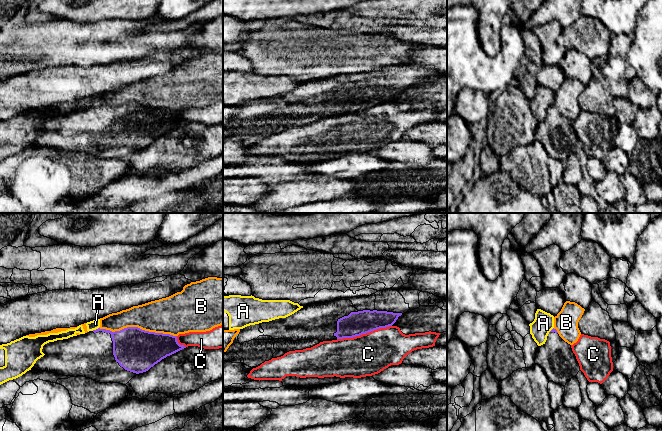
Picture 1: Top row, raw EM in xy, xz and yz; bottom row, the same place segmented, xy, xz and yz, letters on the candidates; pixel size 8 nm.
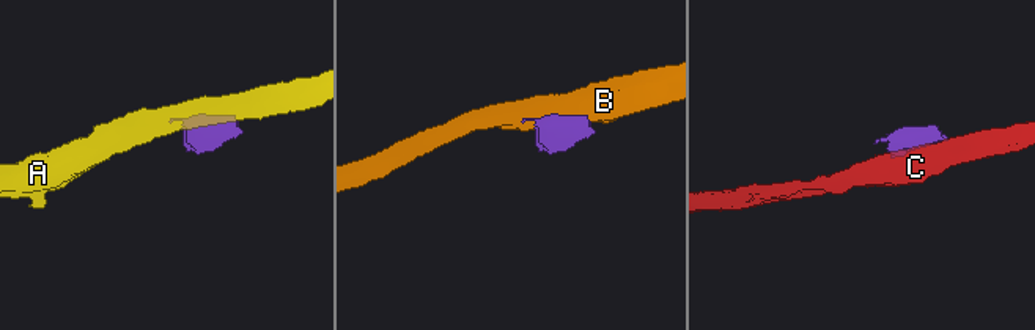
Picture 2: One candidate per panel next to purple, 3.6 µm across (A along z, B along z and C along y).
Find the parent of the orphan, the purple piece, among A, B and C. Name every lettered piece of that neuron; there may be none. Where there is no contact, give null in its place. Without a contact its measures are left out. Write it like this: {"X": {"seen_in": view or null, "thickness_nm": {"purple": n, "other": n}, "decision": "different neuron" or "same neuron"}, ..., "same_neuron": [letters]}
{"A": {"seen_in": "xy", "thickness_nm": {"purple": 190, "other": 80}, "decision": "different neuron"}, "B": {"seen_in": "xy", "thickness_nm": {"purple": 340, "other": 280}, "decision": "different neuron"}, "C": {"seen_in": "xz", "thickness_nm": {"purple": 190, "other": 340}, "decision": "different neuron"}, "same_neuron": []}

